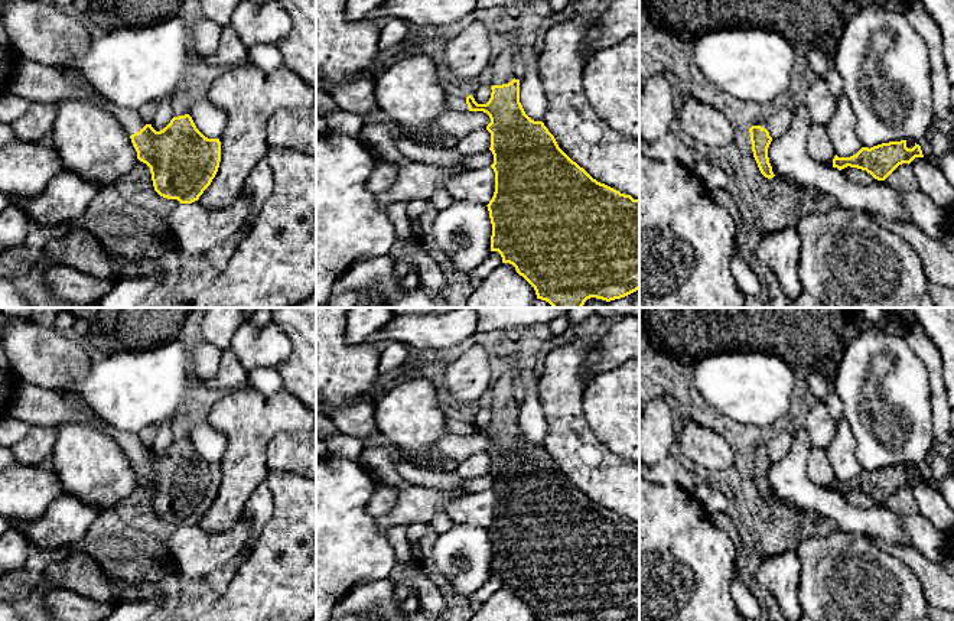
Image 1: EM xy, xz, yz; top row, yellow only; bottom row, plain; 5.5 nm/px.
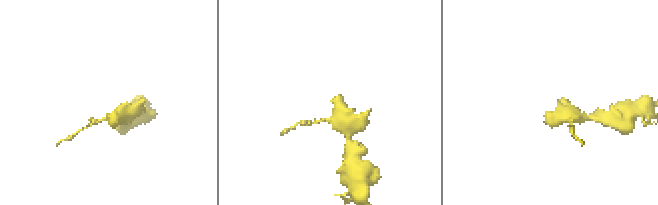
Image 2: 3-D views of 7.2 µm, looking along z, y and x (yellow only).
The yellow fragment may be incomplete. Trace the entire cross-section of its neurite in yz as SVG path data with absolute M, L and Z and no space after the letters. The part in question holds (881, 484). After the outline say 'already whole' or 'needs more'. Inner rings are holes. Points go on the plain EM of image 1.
M901 464L901 465L882 466L870 472L862 471L856 478L850 481L839 481L836 478L833 482L833 491L837 491L839 494L847 490L857 491L866 494L878 504L885 504L899 488L902 487L909 488L915 481L924 481L921 469L915 466L912 472L908 472L906 464Z; already whole

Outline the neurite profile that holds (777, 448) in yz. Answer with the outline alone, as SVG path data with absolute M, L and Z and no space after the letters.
M785 426L778 436L765 443L769 459L772 462L778 462L779 459L782 459L789 452L791 443L792 436L788 426Z

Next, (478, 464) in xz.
M486 451L478 452L458 464L453 469L458 475L465 479L478 478L481 475L489 474L491 471L491 456Z

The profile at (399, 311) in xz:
M391 308L395 315L445 315L459 308Z

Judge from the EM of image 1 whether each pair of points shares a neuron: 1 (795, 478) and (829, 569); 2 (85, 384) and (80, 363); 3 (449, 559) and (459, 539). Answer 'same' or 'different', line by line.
1: different
2: different
3: same

